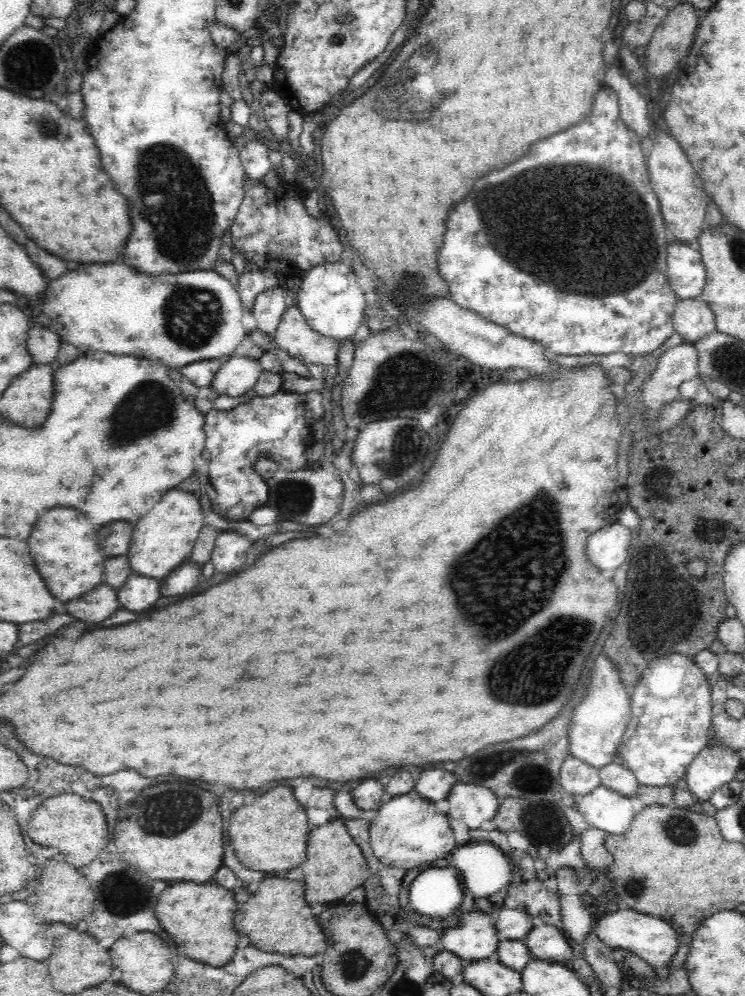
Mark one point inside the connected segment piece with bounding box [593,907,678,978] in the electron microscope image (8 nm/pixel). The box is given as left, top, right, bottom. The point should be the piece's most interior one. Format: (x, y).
(653, 940)

